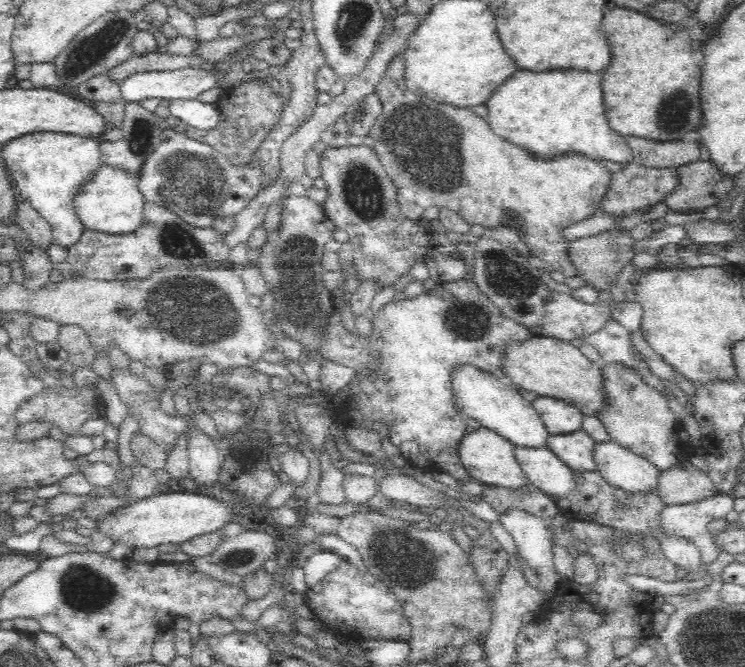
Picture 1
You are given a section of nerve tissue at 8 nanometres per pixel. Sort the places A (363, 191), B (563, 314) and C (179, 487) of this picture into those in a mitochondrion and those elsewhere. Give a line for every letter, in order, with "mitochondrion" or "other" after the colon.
A: mitochondrion
B: other
C: other

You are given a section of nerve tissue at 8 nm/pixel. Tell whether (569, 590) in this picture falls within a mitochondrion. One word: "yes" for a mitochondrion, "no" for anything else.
no

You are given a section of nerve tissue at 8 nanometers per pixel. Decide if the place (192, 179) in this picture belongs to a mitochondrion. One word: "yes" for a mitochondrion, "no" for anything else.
yes

